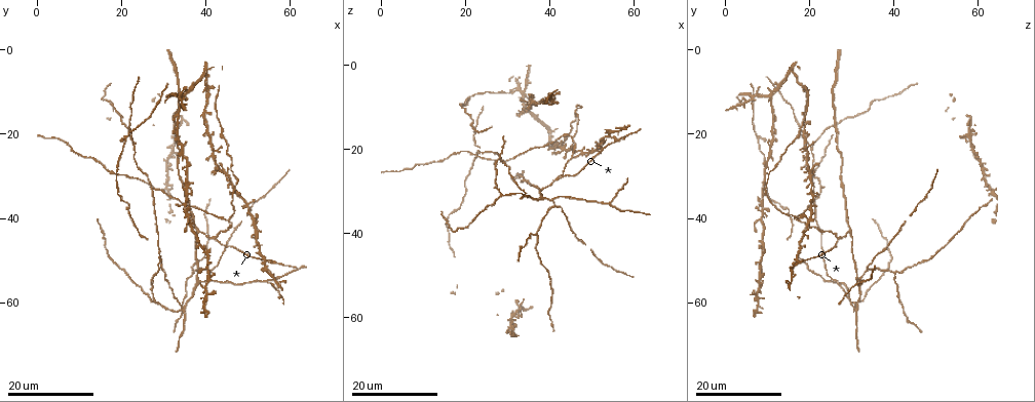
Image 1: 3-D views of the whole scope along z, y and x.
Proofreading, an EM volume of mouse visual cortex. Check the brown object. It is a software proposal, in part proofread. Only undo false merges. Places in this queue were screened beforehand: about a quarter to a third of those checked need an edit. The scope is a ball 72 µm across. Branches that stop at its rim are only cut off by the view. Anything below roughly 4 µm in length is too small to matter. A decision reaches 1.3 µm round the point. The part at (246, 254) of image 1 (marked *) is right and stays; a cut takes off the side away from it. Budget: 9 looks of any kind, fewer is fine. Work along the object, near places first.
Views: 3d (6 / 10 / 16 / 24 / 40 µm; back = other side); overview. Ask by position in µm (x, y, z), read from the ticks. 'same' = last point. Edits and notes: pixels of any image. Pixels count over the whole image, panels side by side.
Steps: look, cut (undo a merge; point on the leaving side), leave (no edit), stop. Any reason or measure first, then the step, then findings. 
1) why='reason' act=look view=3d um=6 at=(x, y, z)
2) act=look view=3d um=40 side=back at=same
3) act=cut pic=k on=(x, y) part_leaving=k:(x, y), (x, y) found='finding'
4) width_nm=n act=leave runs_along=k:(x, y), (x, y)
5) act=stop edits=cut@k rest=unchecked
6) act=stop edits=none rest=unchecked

why='a fork' act=look view=3d um=24 at=(45.5, 40.0, 17.0)

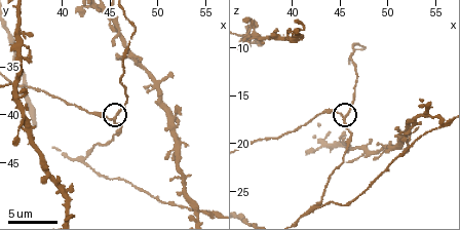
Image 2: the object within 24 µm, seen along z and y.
why='closer look' act=look view=3d um=6 at=(45.6, 40.2, 17.2)

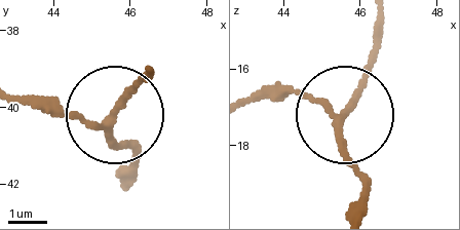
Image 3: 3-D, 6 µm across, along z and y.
arms=3 act=leave runs_along=3:(348, 211), (361, 171), (342, 122), (378, 37) found='one neuron here'

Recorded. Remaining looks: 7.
act=look view=3d um=16 at=(41.0, 52.5, 33.5)

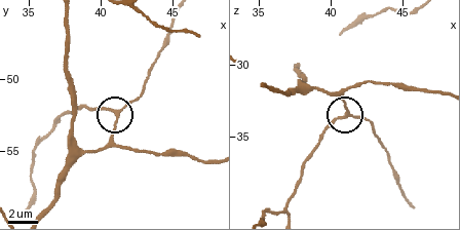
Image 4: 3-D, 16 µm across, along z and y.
act=look view=3d um=6 at=(41.2, 52.4, 33.4)

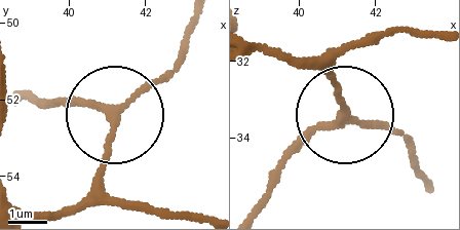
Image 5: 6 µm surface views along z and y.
act=leave runs_along=5:(252, 51), (301, 58), (350, 113), (406, 136) found='one neuron here'

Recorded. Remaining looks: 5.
why='sudden change in width' act=look view=3d um=16 at=(21.5, 38.0, 15.5)

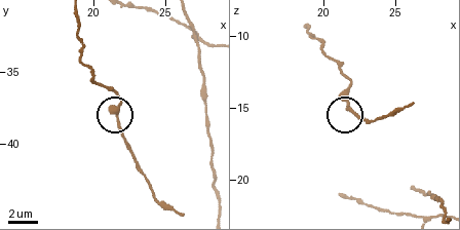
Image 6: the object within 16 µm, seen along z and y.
why='closer look' act=look view=3d um=10 at=(21.6, 38.4, 15.0)

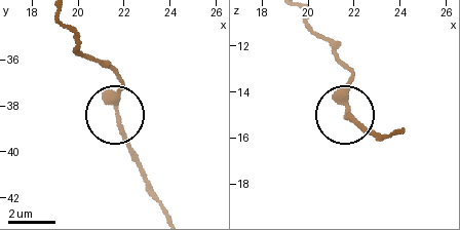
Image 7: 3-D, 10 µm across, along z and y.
act=leave found='continuous, no second neuron'

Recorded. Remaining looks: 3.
why='three arms meet' act=look view=3d um=24 at=(56.0, 50.5, 18.0)

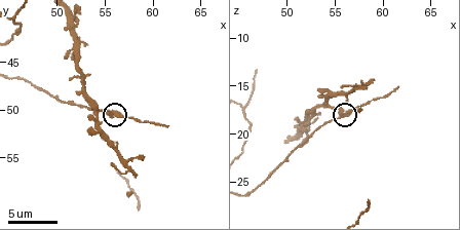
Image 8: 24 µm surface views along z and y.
act=look view=3d um=10 at=(56.2, 50.6, 17.8)

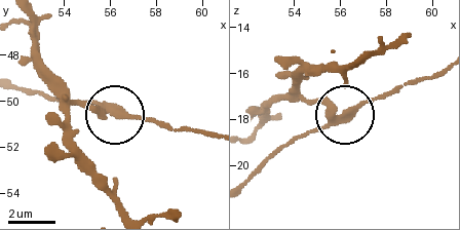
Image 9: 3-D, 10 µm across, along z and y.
width_nm=320 act=leave found='continuous, no second neuron'

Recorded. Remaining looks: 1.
why='branch point' act=look view=3d um=10 at=(42.4, 44.8, 26.6)

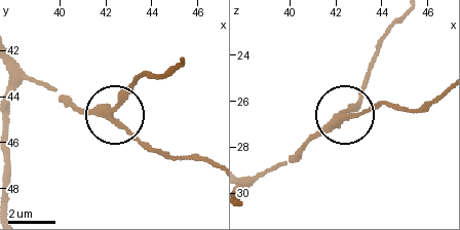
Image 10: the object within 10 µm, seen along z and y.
arms=3 act=leave runs_along=10:(208, 163), (155, 152), (120, 120), (116, 109), (136, 75) found='one neuron here'

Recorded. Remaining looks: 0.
act=stop edits=none rest=unchecked

